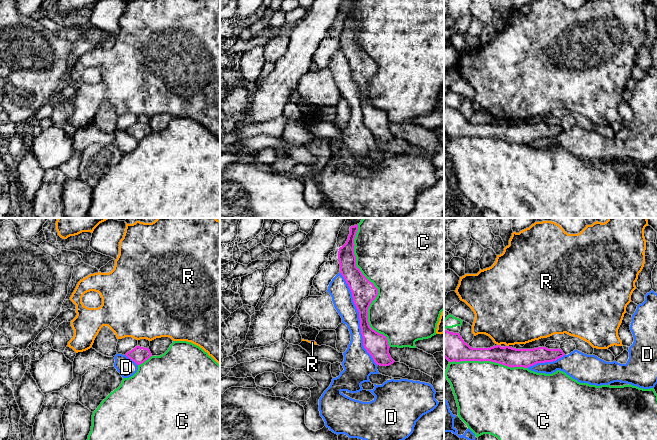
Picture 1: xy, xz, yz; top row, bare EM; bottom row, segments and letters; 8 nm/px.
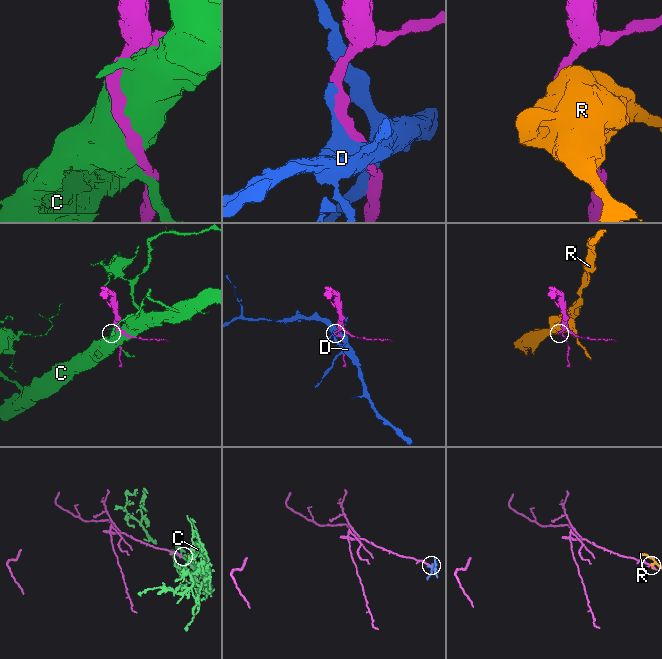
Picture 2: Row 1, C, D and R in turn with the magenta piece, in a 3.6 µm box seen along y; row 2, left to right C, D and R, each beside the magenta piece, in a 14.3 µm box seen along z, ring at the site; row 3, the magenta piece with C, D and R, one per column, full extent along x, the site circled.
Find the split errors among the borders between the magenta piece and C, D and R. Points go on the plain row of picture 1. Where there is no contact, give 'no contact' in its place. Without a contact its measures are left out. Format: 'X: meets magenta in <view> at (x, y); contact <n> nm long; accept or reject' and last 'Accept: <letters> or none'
C: meets magenta in xz at (376, 64); contact 1000 nm long; reject
D: meets magenta in xz at (359, 94); contact 800 nm long; reject
R: meets magenta in yz at (498, 121); contact 30 nm long; reject
Accept: none

